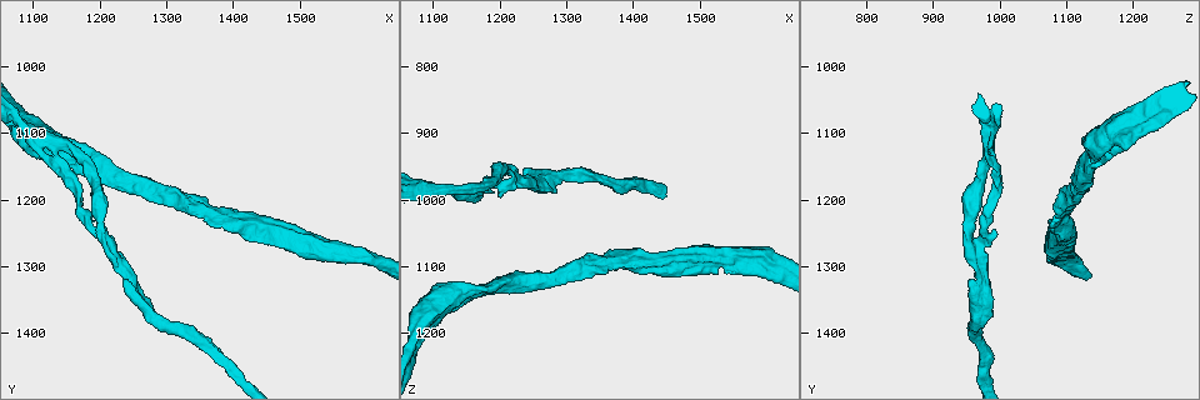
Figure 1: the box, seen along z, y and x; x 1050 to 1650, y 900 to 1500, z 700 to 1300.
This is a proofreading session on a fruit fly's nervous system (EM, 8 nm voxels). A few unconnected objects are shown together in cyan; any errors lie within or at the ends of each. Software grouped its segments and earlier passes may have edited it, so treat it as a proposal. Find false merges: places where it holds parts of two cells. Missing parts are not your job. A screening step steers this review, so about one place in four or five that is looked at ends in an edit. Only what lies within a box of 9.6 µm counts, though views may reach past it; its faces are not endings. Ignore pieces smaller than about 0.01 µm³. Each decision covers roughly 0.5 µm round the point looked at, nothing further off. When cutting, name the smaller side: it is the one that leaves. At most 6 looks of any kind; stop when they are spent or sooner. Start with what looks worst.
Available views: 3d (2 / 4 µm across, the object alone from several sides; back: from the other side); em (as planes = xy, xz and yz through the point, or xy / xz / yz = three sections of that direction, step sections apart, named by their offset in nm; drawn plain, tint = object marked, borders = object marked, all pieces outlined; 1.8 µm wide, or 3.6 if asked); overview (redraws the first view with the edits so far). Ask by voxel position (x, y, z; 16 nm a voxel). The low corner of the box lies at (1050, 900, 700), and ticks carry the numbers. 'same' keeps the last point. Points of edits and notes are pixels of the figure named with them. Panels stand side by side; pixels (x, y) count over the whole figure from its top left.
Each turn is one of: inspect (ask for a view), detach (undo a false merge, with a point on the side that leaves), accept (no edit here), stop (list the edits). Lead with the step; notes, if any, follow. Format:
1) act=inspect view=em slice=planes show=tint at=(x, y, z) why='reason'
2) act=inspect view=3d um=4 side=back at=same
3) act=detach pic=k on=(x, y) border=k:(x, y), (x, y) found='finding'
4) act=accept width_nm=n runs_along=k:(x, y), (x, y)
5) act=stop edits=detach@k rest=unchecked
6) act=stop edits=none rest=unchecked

act=inspect view=3d um=4 at=(1250, 1320, 970) why='a fork'

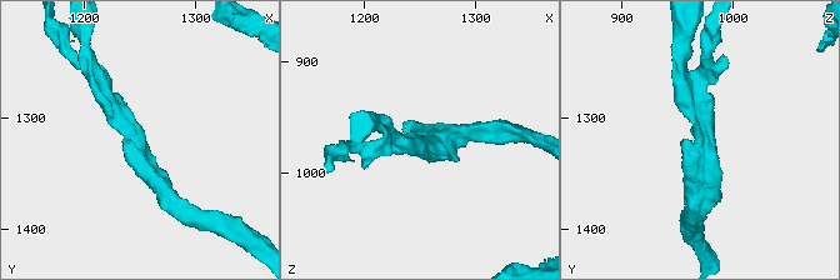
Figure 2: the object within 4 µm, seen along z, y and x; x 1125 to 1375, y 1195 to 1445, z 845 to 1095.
act=inspect view=em slice=xy step=8 show=tint at=(1248, 1324, 976)

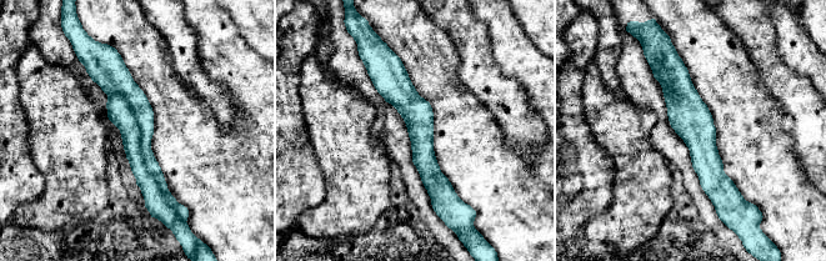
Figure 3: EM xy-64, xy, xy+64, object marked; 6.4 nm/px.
act=inspect view=em slice=planes show=tint at=same why='cut it another way'

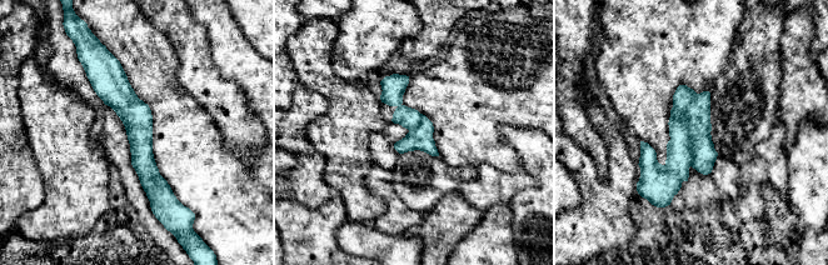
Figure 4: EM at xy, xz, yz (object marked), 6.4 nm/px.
act=detach pic=4 on=(694, 109) border=4:(673, 106), (687, 126), (692, 165) found='a second cell is stuck on'

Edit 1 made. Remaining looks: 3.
act=inspect view=3d um=4 at=(1135, 1125, 1150) why='narrows sharply'

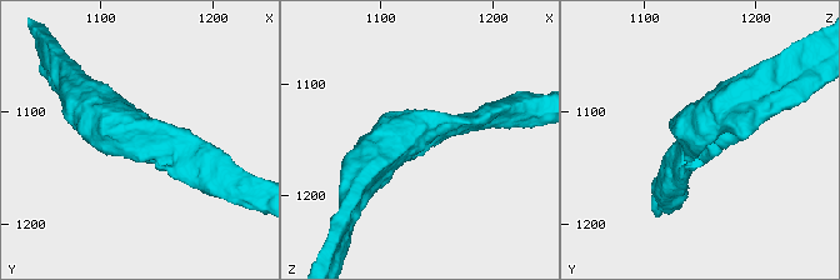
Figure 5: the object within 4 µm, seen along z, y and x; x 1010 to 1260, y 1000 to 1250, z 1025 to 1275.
act=inspect view=em um=3.6 slice=planes show=tint at=(1136, 1126, 1146)

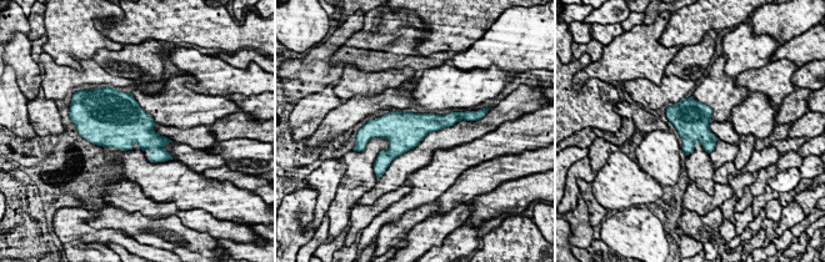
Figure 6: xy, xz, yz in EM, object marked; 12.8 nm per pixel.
act=accept found='all the same cell'

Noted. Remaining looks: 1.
act=stop edits=detach@4 rest=unchecked

